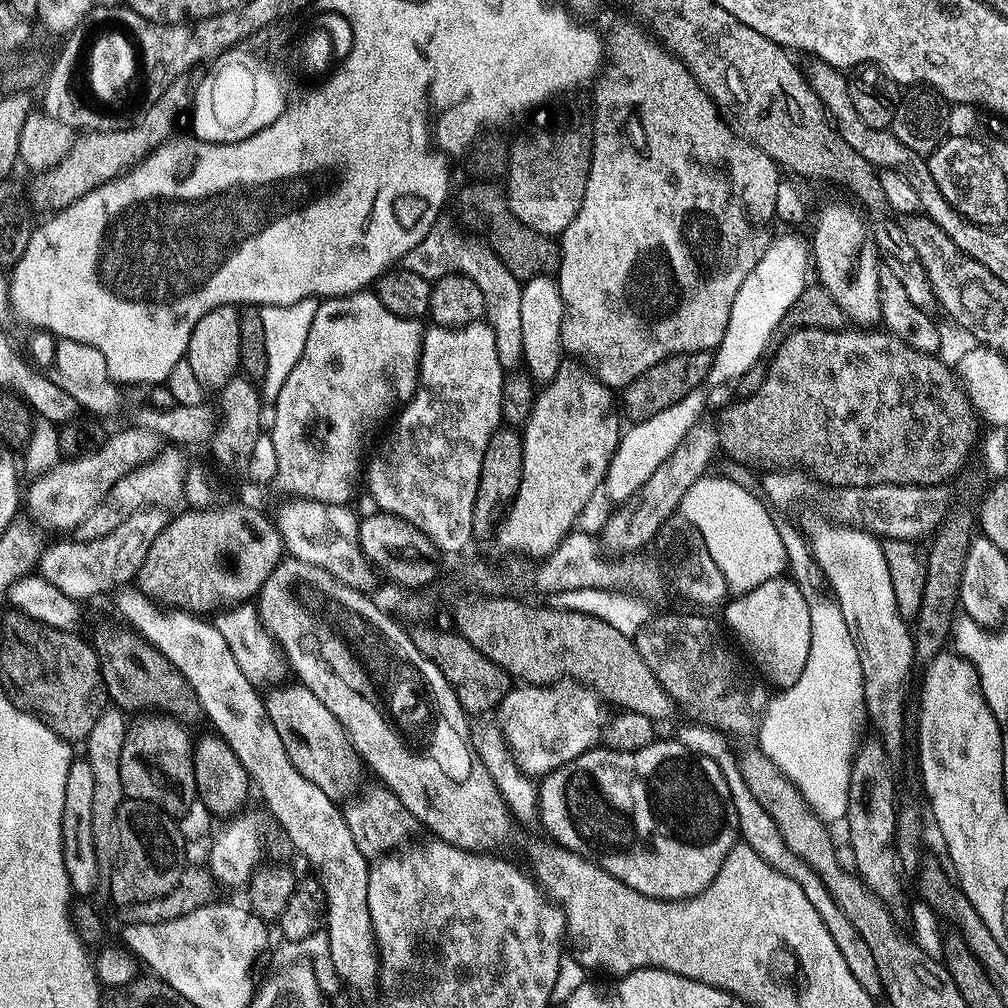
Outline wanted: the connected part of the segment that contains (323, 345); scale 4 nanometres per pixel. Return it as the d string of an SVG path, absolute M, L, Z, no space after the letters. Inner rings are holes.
M372 290L333 296L320 303L314 322L310 322L310 334L306 334L302 358L298 358L294 370L290 370L290 378L286 378L274 402L276 413L272 416L270 429L278 457L274 488L285 492L285 497L298 500L345 505L351 501L356 483L359 480L361 483L366 468L364 436L371 434L372 424L388 415L391 417L416 393L416 381L420 379L420 347L425 334L420 326L420 320L390 314Z

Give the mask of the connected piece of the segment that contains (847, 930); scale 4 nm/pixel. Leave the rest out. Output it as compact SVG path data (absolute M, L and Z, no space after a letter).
M692 722L689 725L689 728L684 728L678 733L680 744L689 748L691 752L696 752L700 756L718 762L718 766L726 778L726 786L730 786L734 810L738 814L739 839L750 845L770 866L774 866L776 870L786 874L786 878L790 878L794 882L798 882L798 886L802 886L802 894L806 894L810 906L814 906L814 910L818 910L818 918L822 918L822 922L826 922L826 930L830 930L830 938L834 938L834 946L838 946L838 951L841 952L846 966L850 966L850 974L854 974L854 978L858 978L858 982L867 992L879 993L881 986L877 965L874 963L873 954L871 954L869 947L866 946L865 939L854 928L853 923L846 918L846 914L842 912L842 908L838 906L838 902L834 900L833 895L826 888L826 882L823 881L821 876L798 854L791 852L783 840L775 819L747 788L747 782L744 781L741 772L741 761L736 760L731 746L728 745L730 743L729 737L725 733L719 732L718 729L708 728L704 724Z

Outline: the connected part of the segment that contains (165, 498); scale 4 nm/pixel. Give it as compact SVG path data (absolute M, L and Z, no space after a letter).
M163 451L155 459L135 468L130 474L118 478L118 482L110 486L110 494L106 494L106 498L102 498L102 502L98 502L98 506L94 506L94 510L90 510L90 514L86 514L82 522L78 522L78 526L74 529L75 539L82 542L94 542L94 538L106 538L110 530L122 526L126 518L130 518L142 508L160 507L168 510L171 509L171 504L178 502L180 504L184 500L186 461L184 462L184 456L180 453L183 451L172 451L176 452Z

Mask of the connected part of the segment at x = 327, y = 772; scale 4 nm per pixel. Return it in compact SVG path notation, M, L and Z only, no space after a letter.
M299 682L291 684L290 688L275 687L266 696L268 717L270 722L274 722L274 730L278 730L278 738L282 738L282 746L286 746L290 762L298 774L302 774L302 778L310 778L326 798L344 802L355 797L362 761L347 730L340 725L338 718L334 718L330 706L322 703L313 692Z

